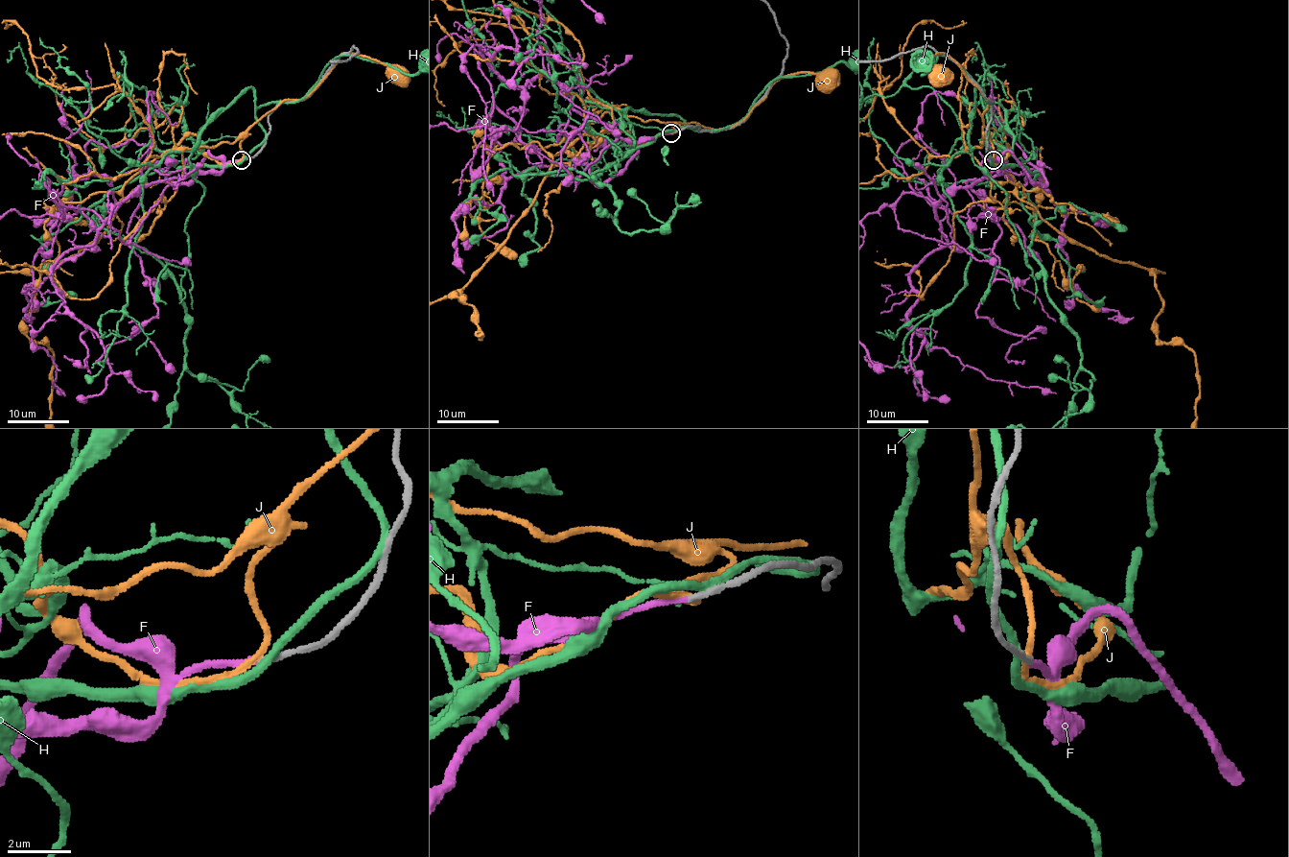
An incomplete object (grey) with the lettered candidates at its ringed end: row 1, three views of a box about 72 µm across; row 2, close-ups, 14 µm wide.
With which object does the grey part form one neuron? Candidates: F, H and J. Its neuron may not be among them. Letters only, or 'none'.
F

